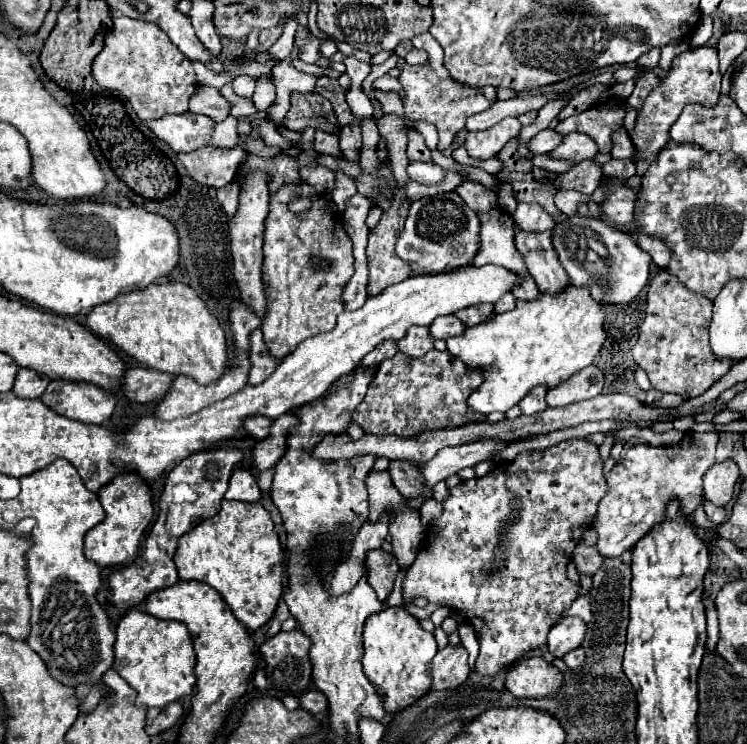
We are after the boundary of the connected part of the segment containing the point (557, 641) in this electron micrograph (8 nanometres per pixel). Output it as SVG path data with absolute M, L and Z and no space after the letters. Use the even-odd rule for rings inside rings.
M565 617L563 623L555 625L549 631L549 639L547 639L549 653L553 657L563 659L569 651L577 649L583 643L585 633L587 633L587 627L585 627L585 623L581 619L577 619L577 617Z

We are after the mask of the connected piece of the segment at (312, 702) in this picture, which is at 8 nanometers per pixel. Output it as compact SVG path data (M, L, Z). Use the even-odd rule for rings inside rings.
M305 691L305 693L299 693L299 703L301 703L301 709L317 715L317 713L325 713L327 711L327 699L321 691Z

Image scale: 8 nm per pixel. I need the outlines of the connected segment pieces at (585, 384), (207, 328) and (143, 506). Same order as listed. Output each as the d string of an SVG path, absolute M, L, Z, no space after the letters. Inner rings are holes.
M589 365L575 373L567 383L561 383L559 387L547 391L547 405L549 407L565 407L583 399L593 399L601 391L597 391L597 385L601 385L603 391L603 371L597 369L595 365ZM601 379L601 383L597 383Z
M153 283L151 287L119 295L109 303L93 307L91 313L87 315L87 325L95 335L113 343L115 347L119 347L121 351L125 351L145 367L169 375L193 377L195 381L199 381L199 385L215 383L229 369L227 339L223 329L219 327L219 321L209 313L205 301L195 290L183 283Z
M137 475L115 477L107 487L99 489L99 501L105 509L105 519L85 535L85 557L99 567L115 567L133 561L139 553L141 535L153 519L151 489Z

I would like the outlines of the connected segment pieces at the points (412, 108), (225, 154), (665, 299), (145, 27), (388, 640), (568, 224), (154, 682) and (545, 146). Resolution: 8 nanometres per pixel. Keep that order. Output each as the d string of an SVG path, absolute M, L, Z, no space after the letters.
M423 33L415 39L411 39L419 49L425 49L429 53L427 63L423 65L403 65L399 81L403 85L405 95L401 97L403 107L405 107L405 121L427 121L433 123L439 131L439 143L437 143L437 151L445 151L455 133L461 131L465 127L467 117L485 111L487 107L491 107L491 103L485 99L483 91L479 87L473 85L465 85L455 81L449 71L443 65L443 47L439 45L437 39L431 37L431 33Z
M208 145L187 155L179 153L179 159L197 183L209 187L223 187L231 183L245 155L247 151L243 151L239 145L233 149Z
M659 271L651 279L645 321L641 325L639 341L631 351L635 363L649 375L649 381L655 389L663 393L697 397L731 369L731 363L717 361L707 345L711 307L713 303L709 299L687 291L673 275L665 271Z
M115 15L113 33L105 39L103 51L95 57L93 77L103 89L125 99L143 121L187 111L189 97L197 89L191 61L163 35L163 29L155 23L125 15Z
M385 607L383 611L371 615L365 621L365 625L363 625L363 647L365 647L363 669L369 675L371 683L385 697L385 709L389 713L395 713L395 711L411 705L415 699L419 699L419 695L429 691L429 687L431 687L431 673L429 673L429 669L431 669L431 659L437 653L437 643L435 643L433 635L427 633L419 625L419 619L405 611L405 607Z
M579 215L565 219L553 229L553 247L571 279L571 285L587 287L591 297L603 307L613 303L629 305L647 285L651 257L637 247L629 233L605 225L603 221Z
M139 609L127 611L115 629L115 663L113 669L137 691L137 703L147 707L165 707L171 701L183 699L193 691L195 685L195 653L193 653L193 641L185 627L185 623L179 621L161 621L153 615L147 615Z
M543 129L529 141L529 151L535 155L547 153L547 151L553 151L561 141L563 141L561 133L553 131L553 129Z

